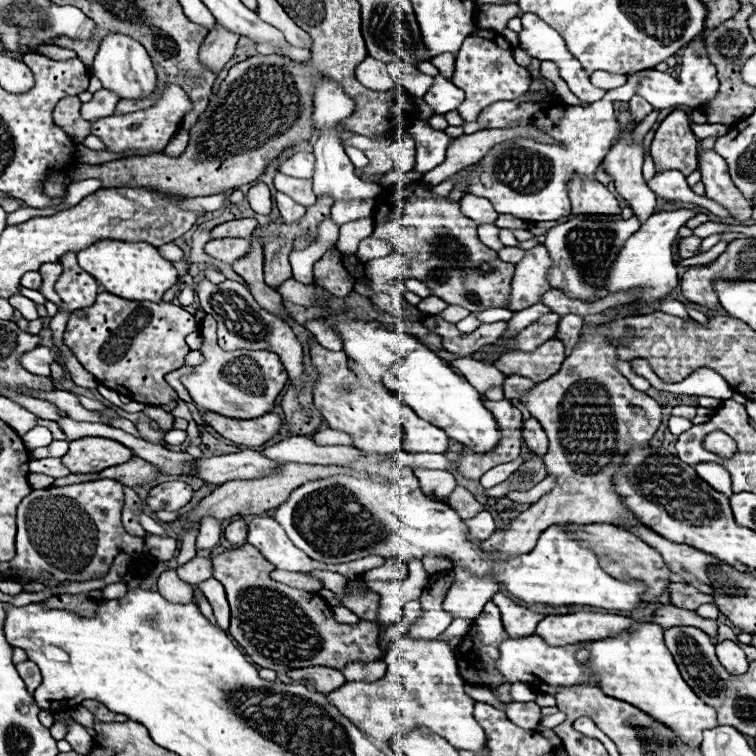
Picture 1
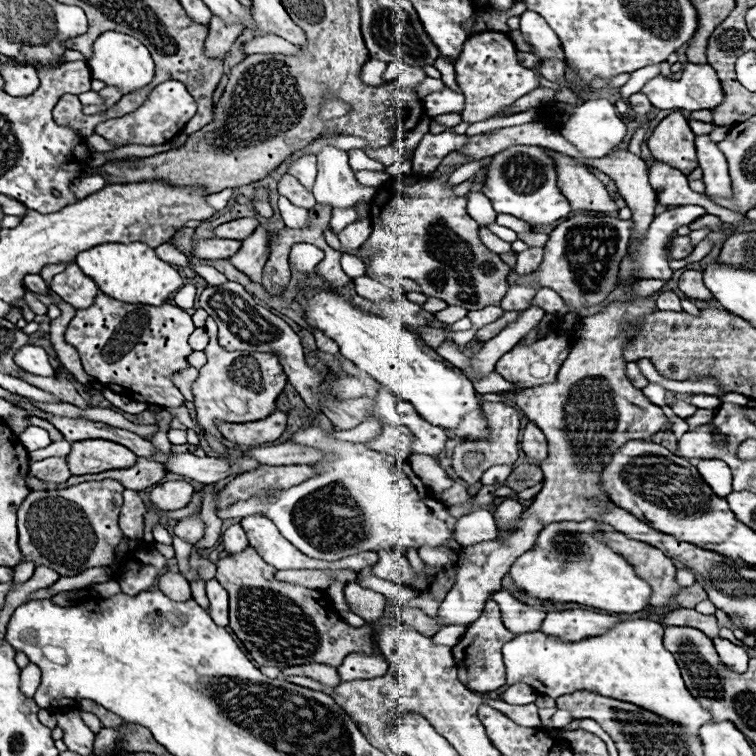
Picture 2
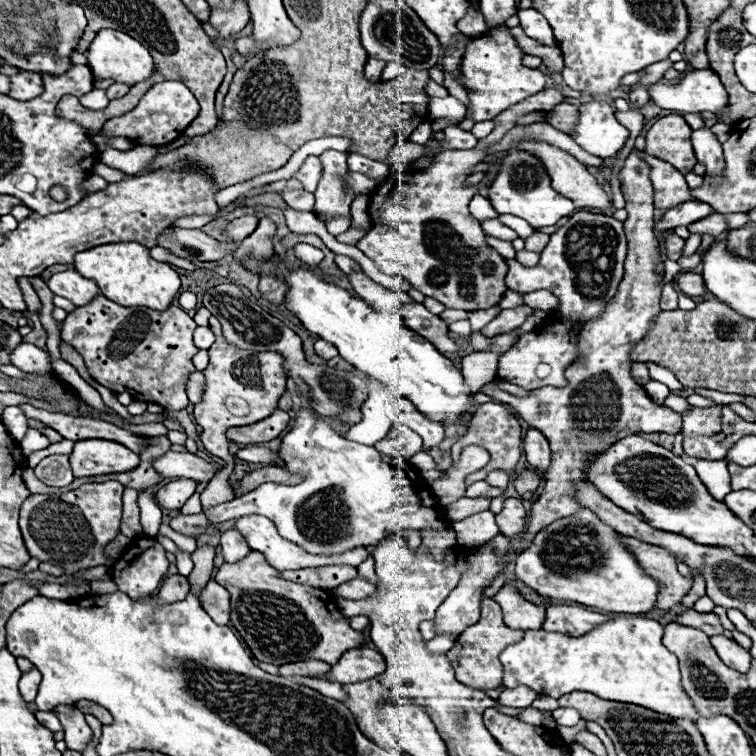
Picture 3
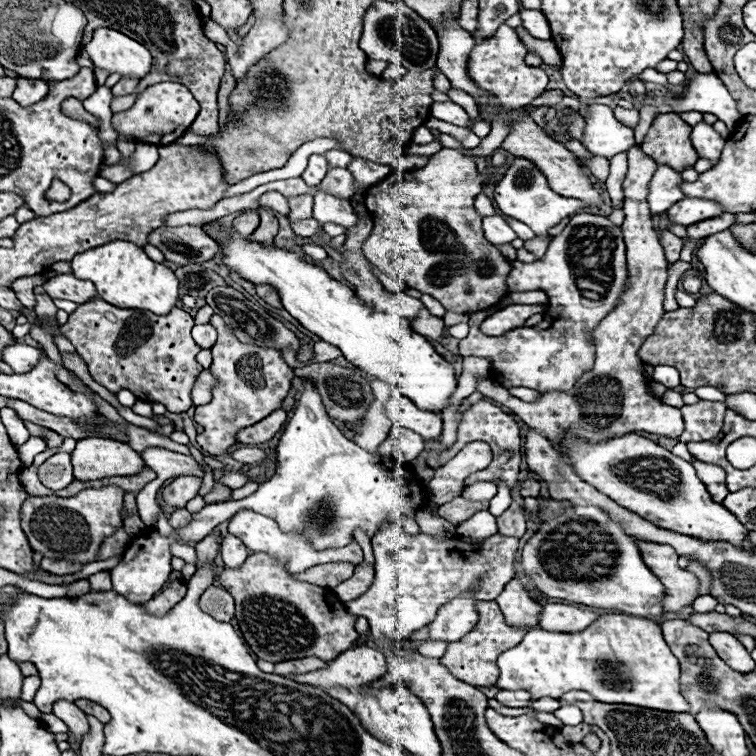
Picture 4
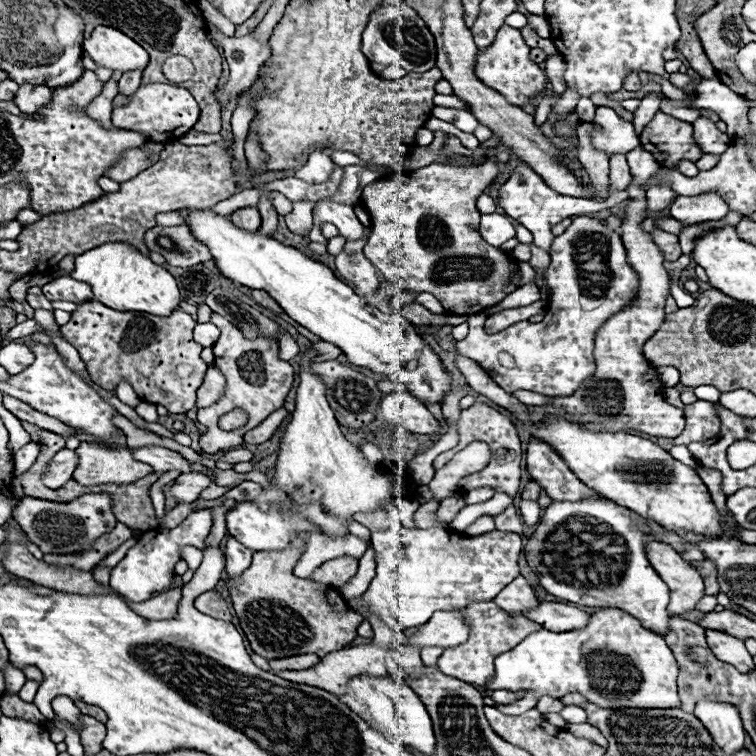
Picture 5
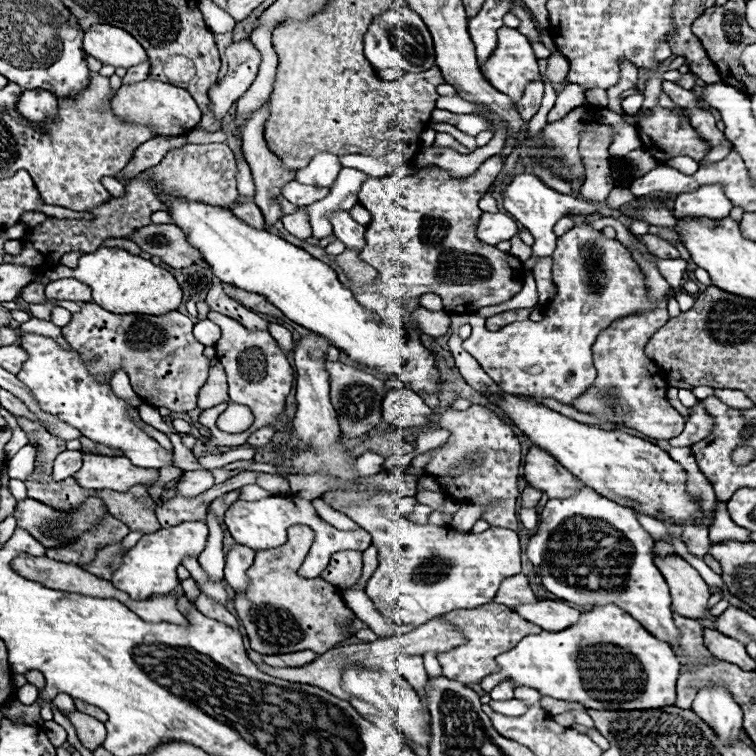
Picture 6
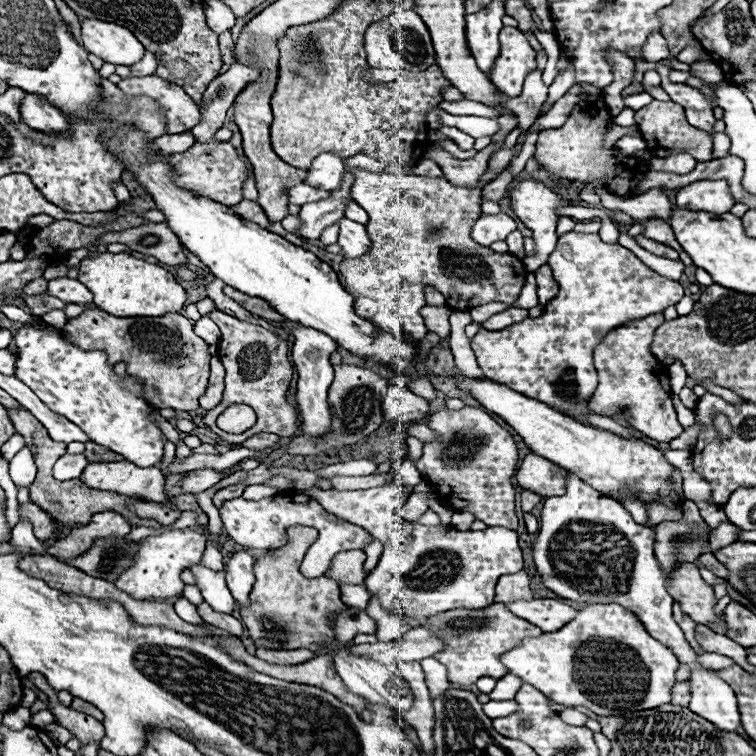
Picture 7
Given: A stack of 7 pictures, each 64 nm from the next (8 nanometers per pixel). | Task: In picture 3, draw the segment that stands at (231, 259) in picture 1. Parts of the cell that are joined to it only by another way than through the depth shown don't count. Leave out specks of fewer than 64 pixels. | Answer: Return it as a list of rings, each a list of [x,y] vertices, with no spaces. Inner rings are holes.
[[[176,226],[168,228],[168,232],[158,238],[158,244],[190,262],[220,260],[236,250],[236,242],[218,242],[202,230],[188,230]]]

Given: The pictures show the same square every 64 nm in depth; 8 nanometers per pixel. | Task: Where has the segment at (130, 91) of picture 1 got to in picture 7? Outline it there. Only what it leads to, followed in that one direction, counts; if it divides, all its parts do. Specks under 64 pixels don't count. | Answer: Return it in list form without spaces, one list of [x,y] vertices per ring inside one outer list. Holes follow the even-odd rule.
[[[84,20],[82,24],[84,48],[114,66],[130,66],[142,60],[144,48],[126,28],[100,20]]]

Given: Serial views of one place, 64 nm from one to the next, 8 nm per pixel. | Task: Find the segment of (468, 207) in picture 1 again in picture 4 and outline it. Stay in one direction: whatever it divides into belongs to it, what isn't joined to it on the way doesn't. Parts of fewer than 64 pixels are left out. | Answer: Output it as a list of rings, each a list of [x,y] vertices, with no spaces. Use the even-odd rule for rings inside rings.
[[[478,194],[478,196],[474,198],[474,208],[476,208],[476,212],[478,212],[480,216],[494,216],[494,214],[496,214],[490,198],[484,196],[484,194]]]

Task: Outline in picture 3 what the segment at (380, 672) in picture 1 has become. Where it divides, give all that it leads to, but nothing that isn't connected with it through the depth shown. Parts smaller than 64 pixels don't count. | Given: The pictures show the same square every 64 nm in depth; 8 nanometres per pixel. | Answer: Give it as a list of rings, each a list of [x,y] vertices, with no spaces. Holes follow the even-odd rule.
[[[370,648],[348,650],[338,660],[338,664],[332,666],[328,678],[332,682],[350,684],[354,680],[368,680],[370,676],[380,676],[386,670],[386,664],[374,664],[374,662],[380,662],[380,654],[376,650],[370,650]]]

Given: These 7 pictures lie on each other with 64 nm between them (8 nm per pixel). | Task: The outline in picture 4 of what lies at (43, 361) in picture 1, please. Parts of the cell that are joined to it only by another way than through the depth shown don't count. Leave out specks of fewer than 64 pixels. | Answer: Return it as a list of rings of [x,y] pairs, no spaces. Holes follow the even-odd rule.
[[[16,342],[14,346],[4,350],[4,362],[14,368],[14,372],[30,372],[34,364],[38,364],[42,358],[42,352],[34,346]]]

